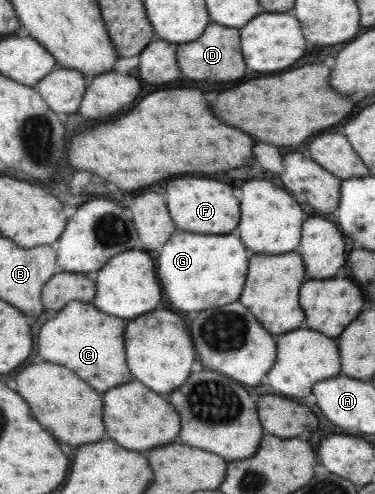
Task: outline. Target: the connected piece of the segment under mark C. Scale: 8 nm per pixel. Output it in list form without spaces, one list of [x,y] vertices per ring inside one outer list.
[[[77,300],[69,301],[55,318],[47,320],[39,330],[39,356],[47,362],[67,366],[81,380],[85,380],[93,390],[109,390],[113,386],[125,384],[131,380],[125,366],[123,352],[123,328],[121,318],[113,318],[97,310],[93,304],[81,304]]]

